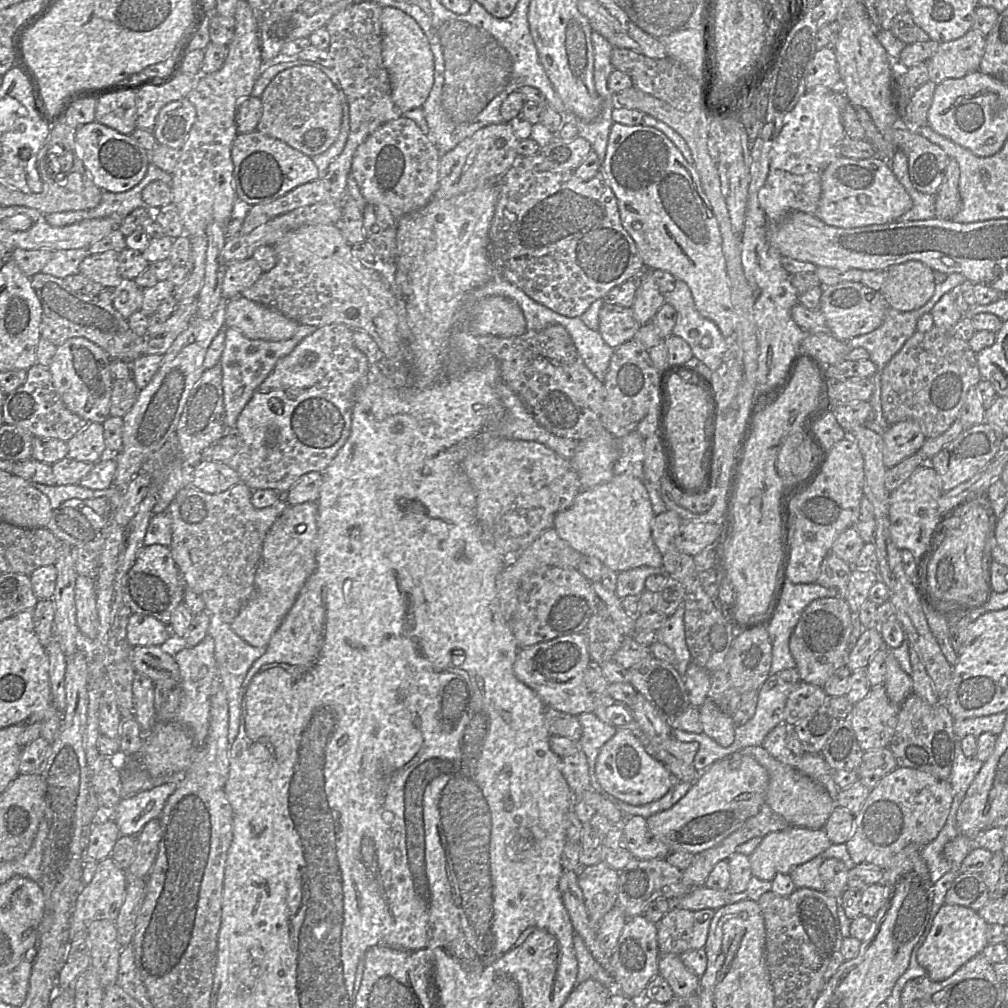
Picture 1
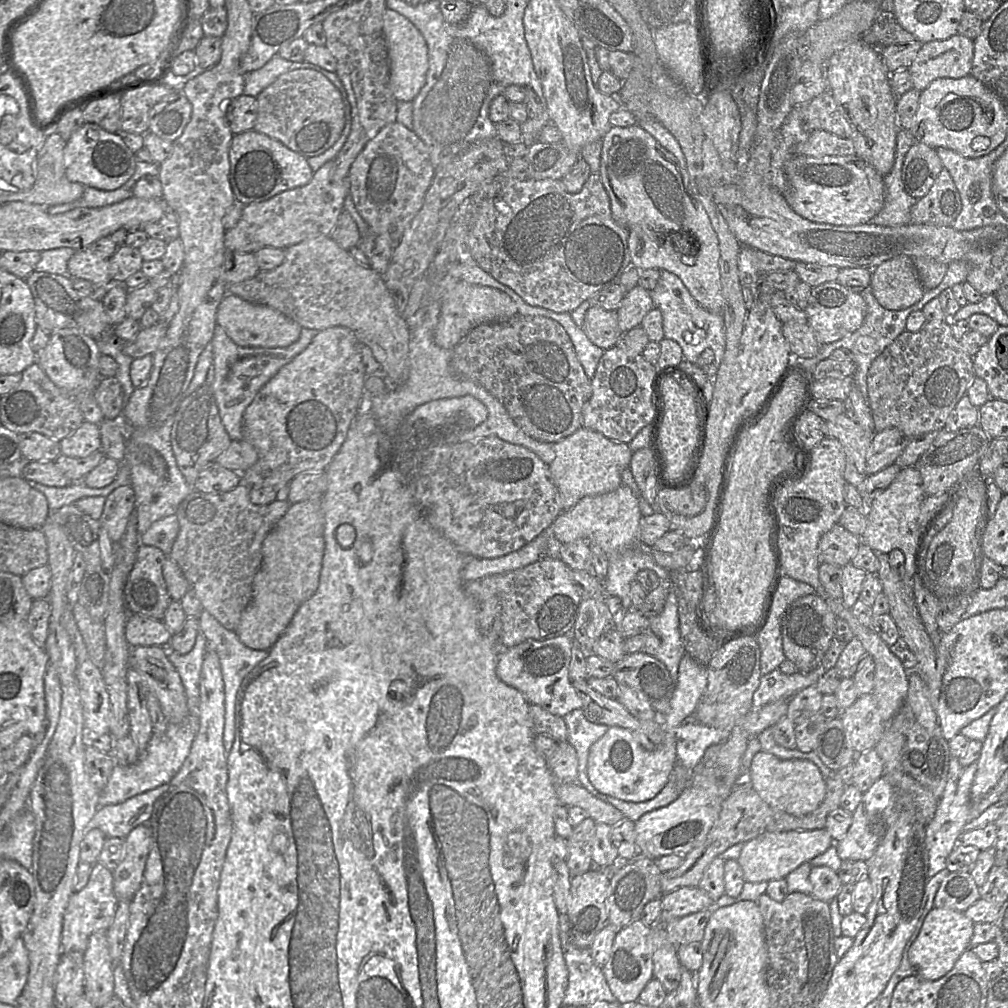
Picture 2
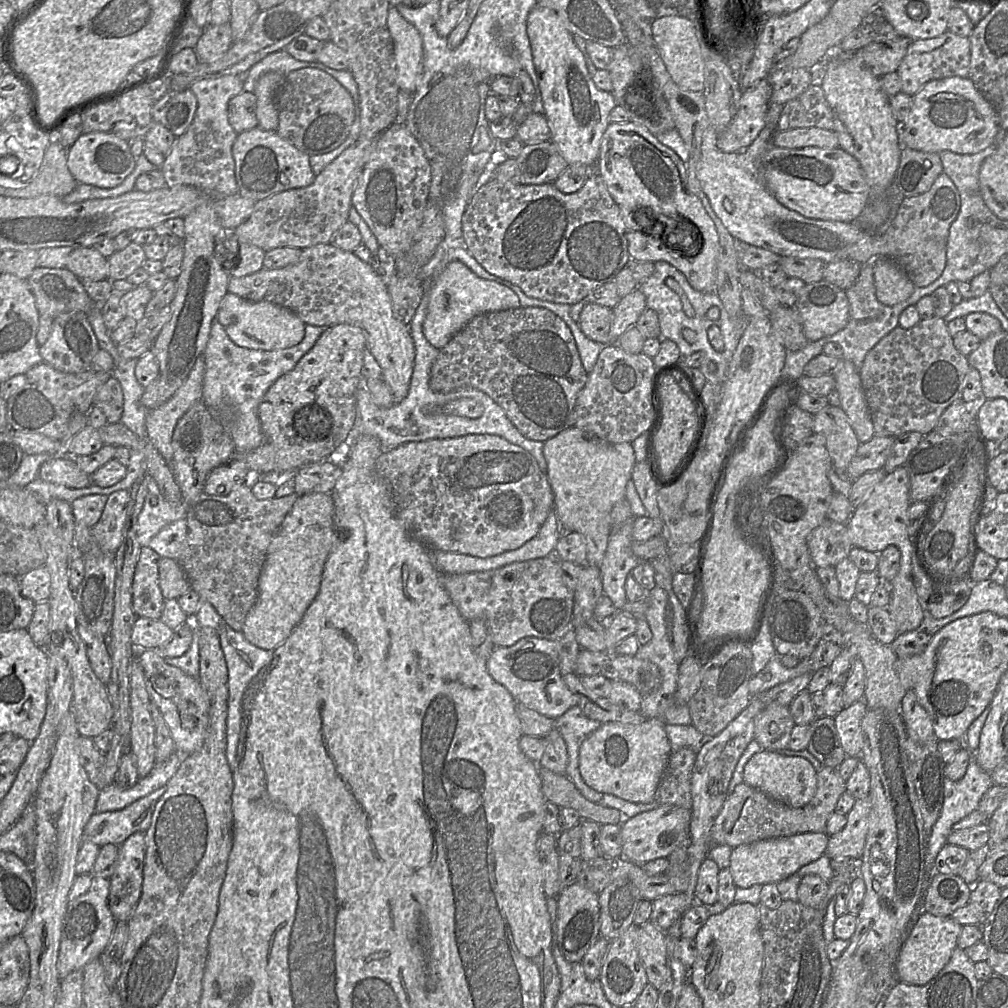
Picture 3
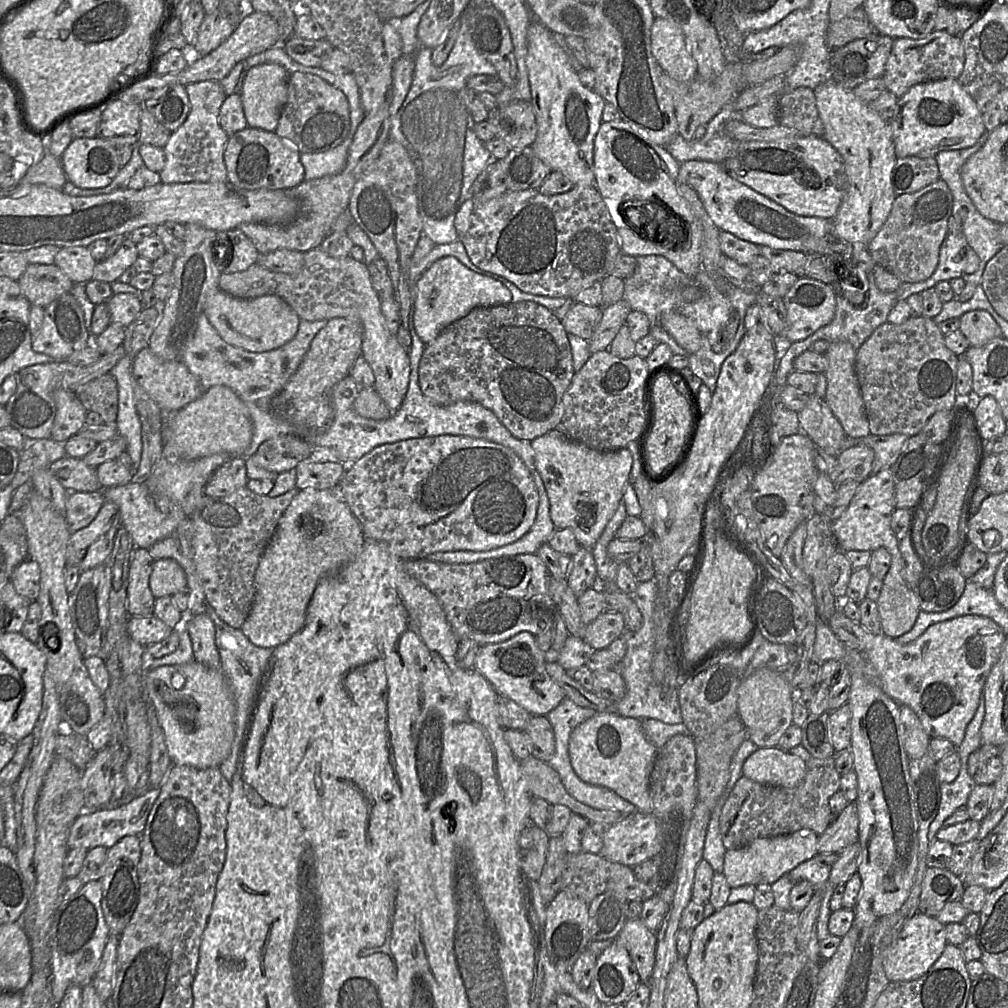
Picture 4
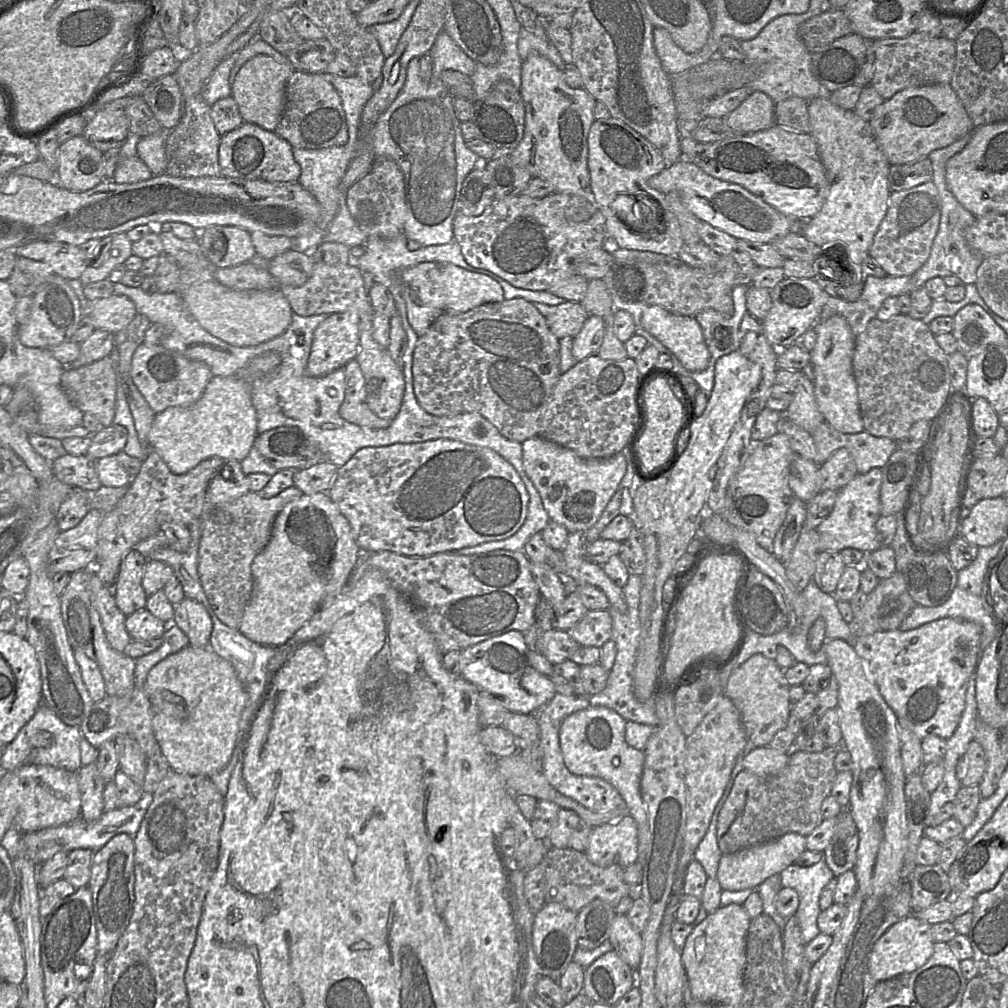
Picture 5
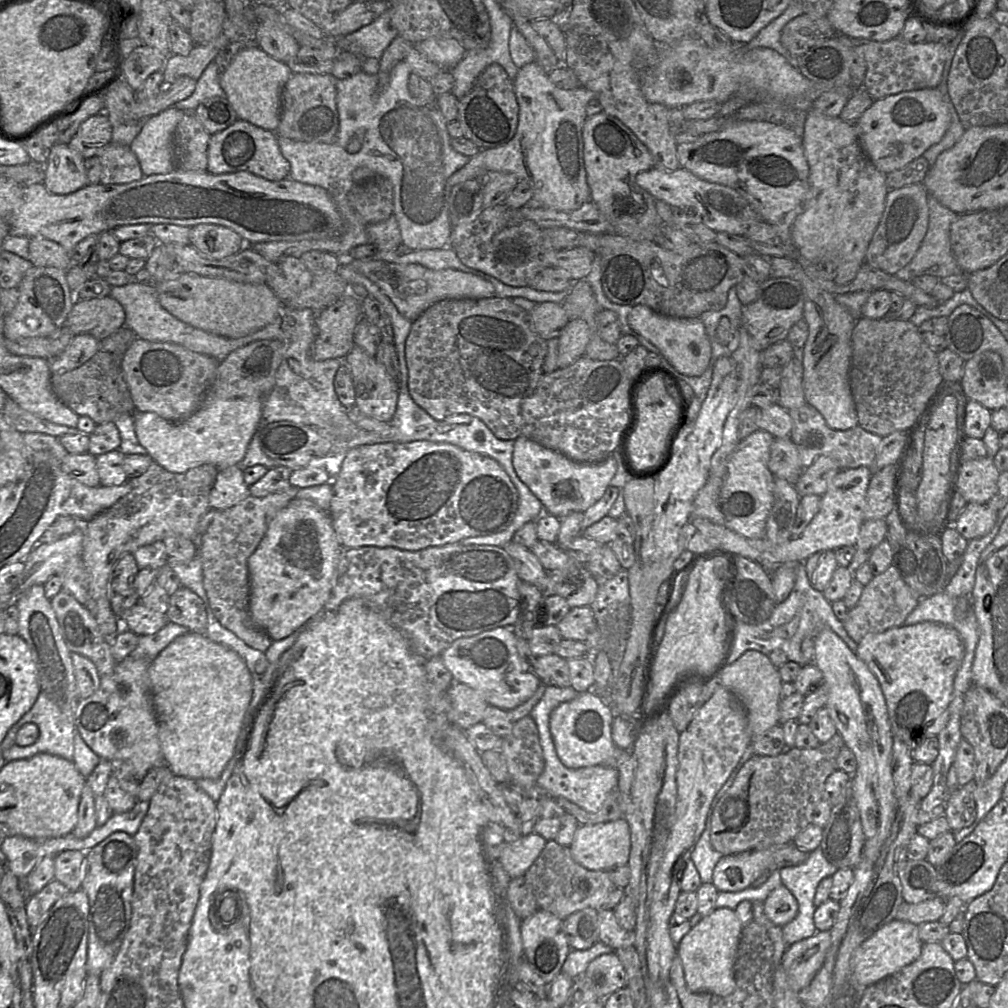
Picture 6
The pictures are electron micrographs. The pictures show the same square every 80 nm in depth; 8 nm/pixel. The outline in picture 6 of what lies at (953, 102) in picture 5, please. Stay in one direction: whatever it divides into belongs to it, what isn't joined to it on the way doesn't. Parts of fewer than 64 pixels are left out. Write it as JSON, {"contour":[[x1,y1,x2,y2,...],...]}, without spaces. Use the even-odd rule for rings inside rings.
{"contour":[[932,87,900,92,873,104,855,122,861,147,873,165,884,174,912,162,944,136,951,122,950,98]]}

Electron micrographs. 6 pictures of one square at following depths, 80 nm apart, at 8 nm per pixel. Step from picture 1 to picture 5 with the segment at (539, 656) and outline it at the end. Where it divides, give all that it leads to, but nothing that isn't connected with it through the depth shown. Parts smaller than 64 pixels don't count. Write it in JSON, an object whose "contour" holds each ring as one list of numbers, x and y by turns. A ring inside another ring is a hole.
{"contour":[[511,630,461,650,460,665,464,679,497,697,511,712,536,713,557,693,554,684,529,665,527,645,520,631]]}

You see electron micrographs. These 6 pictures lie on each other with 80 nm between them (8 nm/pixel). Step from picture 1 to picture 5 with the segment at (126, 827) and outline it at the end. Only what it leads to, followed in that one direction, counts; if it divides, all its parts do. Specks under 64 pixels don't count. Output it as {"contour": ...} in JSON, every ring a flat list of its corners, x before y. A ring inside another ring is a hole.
{"contour":[[144,793,134,805,112,809,103,813,94,822,87,822,80,817,57,827,34,833,20,833,18,856,31,860,38,867,58,852,69,852,74,849,90,849,95,852,120,833,126,833,134,838,153,799,152,793]]}

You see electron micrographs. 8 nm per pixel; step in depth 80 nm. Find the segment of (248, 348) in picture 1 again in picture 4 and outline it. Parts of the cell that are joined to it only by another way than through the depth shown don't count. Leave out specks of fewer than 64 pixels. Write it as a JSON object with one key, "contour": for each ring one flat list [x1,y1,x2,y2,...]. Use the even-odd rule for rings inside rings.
{"contour":[[205,314,200,316,198,326,184,352,182,361,198,378,203,391,215,385,227,386,249,409,253,423,253,435,243,458,253,456,258,447,268,439,278,435,298,434,288,422,274,413,271,400,283,390,297,371,315,335,326,325,326,322,327,320,300,319,298,331,292,340,277,349,256,353,226,343,210,324]]}

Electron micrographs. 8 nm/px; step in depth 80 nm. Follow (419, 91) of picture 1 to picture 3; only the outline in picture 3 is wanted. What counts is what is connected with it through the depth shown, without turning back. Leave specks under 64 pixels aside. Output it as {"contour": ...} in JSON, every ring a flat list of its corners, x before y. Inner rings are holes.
{"contour":[[395,7,388,10,386,26,393,42,396,83,401,91,413,94,422,73,422,38,418,30]]}

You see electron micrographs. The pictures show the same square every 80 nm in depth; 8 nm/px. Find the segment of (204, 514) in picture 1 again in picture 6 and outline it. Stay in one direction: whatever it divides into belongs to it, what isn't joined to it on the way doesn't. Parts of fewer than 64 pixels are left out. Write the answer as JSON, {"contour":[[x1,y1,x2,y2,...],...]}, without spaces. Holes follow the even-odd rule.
{"contour":[[291,487,262,498,249,495,231,508,215,511,201,539,203,585,215,617,248,646,260,651,266,650,272,639,253,623,249,614,248,559,259,546,277,512,296,498,298,489,301,488]]}

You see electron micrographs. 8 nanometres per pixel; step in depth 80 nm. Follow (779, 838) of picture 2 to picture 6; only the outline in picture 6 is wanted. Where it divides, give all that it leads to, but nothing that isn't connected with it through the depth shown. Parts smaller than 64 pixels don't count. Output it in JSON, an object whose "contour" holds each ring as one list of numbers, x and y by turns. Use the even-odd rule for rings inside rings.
{"contour":[[780,846,722,856,713,872,713,885,721,892,740,892,765,872,770,872,773,856]]}

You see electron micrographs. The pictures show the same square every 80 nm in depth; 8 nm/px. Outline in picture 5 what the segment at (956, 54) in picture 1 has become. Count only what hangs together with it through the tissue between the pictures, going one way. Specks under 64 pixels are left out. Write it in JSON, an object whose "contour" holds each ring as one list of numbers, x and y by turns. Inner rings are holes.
{"contour":[[913,32,902,38,873,40,874,72,870,82,886,100,897,92,911,87,950,83,956,60,956,42,942,36]]}

